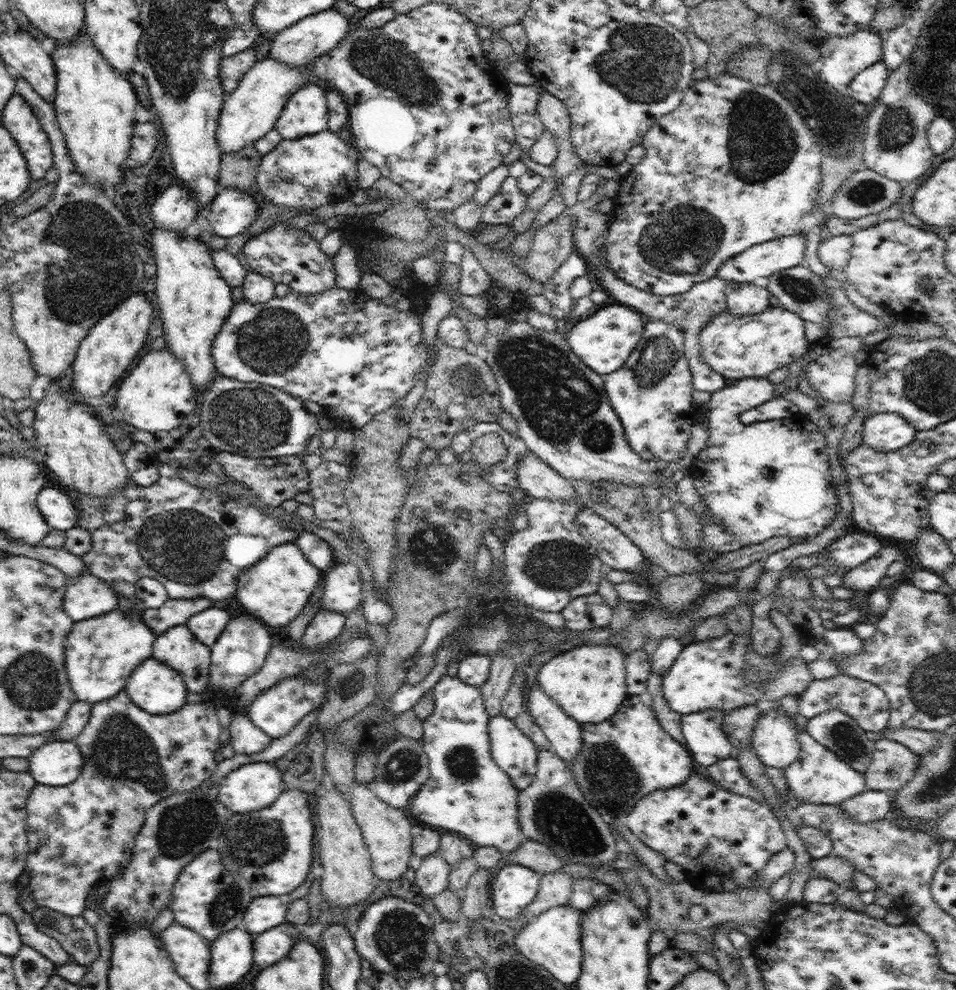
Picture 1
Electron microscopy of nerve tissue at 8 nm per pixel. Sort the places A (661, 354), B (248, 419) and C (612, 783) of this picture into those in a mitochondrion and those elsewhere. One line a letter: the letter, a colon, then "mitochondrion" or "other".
A: mitochondrion
B: mitochondrion
C: mitochondrion

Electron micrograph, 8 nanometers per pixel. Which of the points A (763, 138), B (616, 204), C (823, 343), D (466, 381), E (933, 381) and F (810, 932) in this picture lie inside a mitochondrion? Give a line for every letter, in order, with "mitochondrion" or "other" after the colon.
A: mitochondrion
B: other
C: other
D: mitochondrion
E: mitochondrion
F: other

